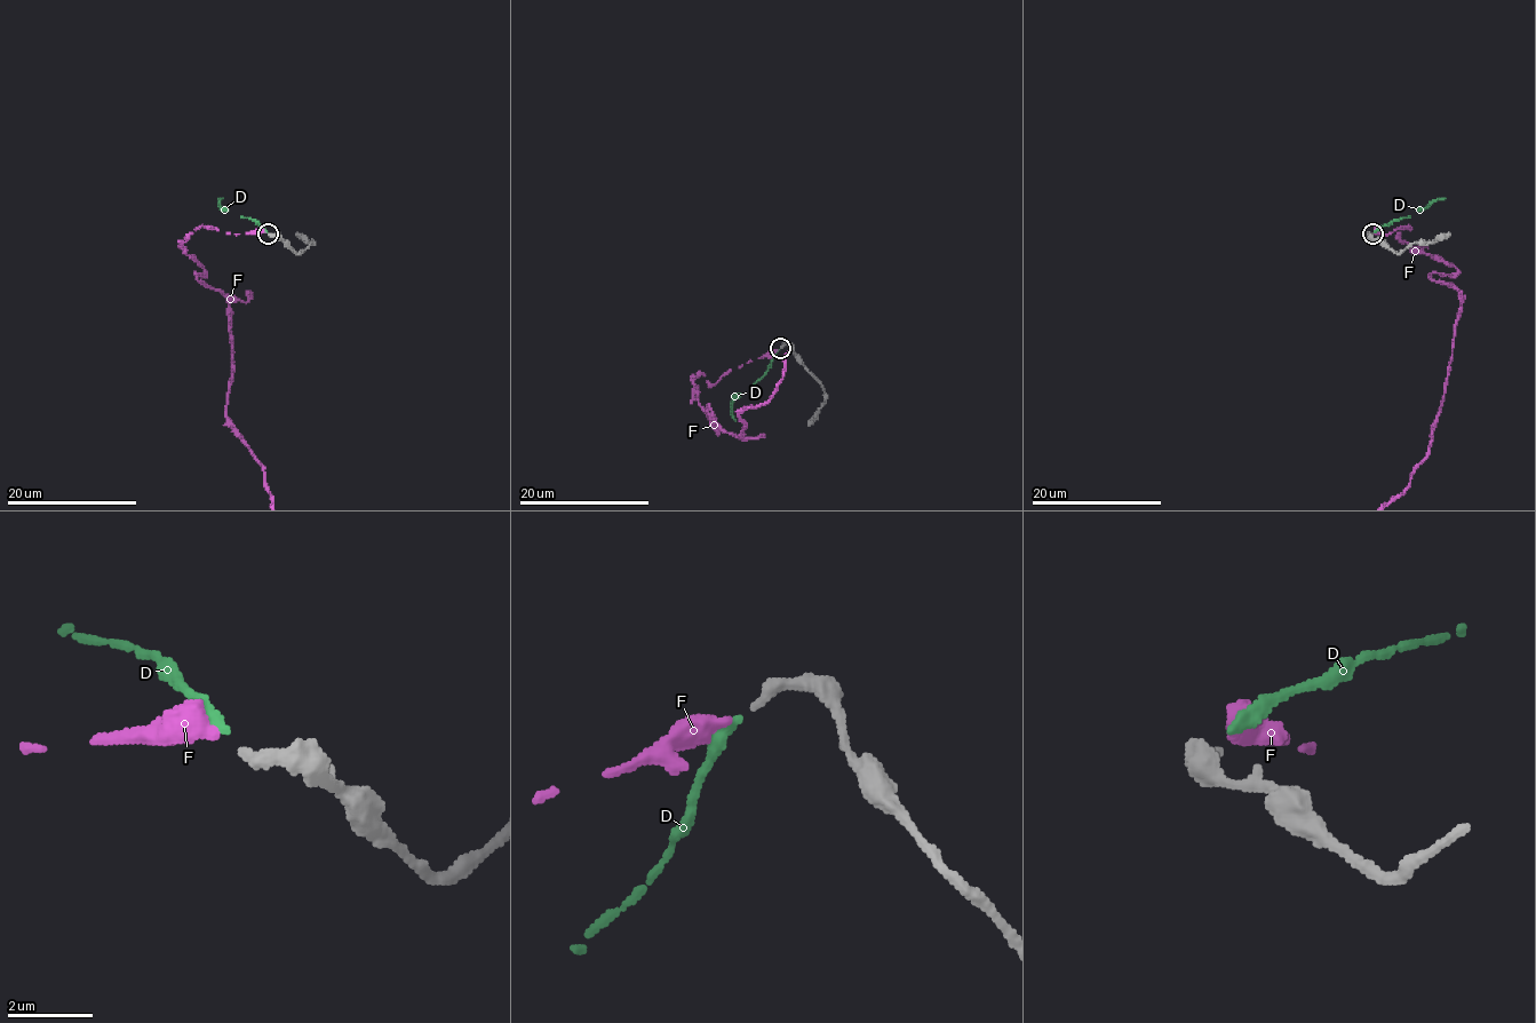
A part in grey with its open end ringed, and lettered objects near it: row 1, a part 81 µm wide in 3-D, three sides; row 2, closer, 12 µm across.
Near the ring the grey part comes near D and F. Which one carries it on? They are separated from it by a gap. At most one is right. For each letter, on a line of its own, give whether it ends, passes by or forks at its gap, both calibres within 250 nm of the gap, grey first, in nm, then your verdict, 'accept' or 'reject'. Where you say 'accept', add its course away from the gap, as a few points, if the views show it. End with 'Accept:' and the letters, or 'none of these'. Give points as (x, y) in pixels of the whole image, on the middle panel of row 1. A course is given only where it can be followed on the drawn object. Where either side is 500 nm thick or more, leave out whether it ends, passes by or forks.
D: it ends there; 280 nm thick on the grey side, 280 nm on the other; reject
F: it ends there; 280 nm thick on the grey side, 460 nm on the other; accept
Accept: F

